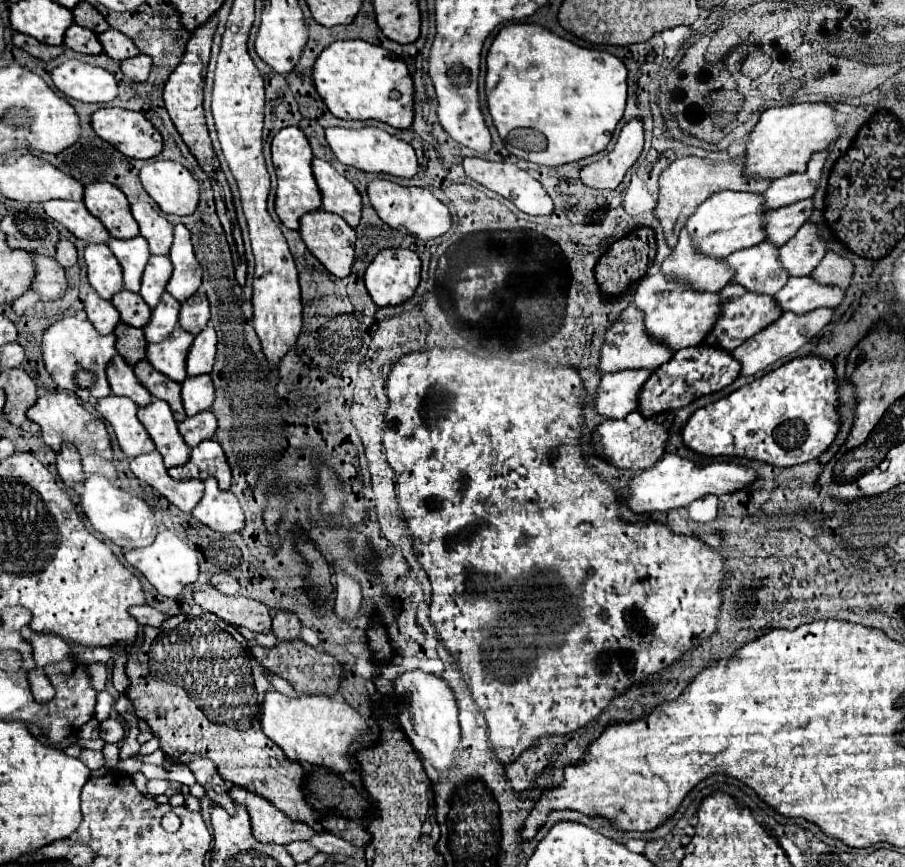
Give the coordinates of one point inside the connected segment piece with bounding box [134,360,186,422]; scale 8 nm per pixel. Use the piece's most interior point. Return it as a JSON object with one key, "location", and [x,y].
{"location":[160,386]}

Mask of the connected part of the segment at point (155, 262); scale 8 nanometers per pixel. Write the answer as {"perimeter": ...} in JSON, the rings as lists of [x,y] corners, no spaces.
{"perimeter":[[[150,256],[144,276],[142,276],[142,290],[140,296],[150,308],[156,308],[166,284],[172,276],[172,262],[168,256]]]}

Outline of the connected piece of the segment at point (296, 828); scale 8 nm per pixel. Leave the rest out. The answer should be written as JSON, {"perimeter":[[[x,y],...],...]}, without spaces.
{"perimeter":[[[234,786],[230,790],[230,796],[234,798],[236,804],[246,806],[252,820],[252,834],[258,842],[286,846],[290,842],[308,840],[310,836],[314,836],[314,830],[308,824],[292,822],[274,804],[270,804],[258,794]]]}

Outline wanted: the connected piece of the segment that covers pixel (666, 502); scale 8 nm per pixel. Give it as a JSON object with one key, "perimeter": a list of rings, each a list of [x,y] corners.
{"perimeter":[[[666,454],[656,466],[642,470],[638,476],[630,480],[630,494],[628,494],[628,506],[634,512],[654,512],[654,510],[670,510],[688,506],[694,500],[700,500],[704,496],[724,496],[738,492],[752,484],[758,478],[756,470],[734,464],[734,462],[694,462],[688,458],[682,458],[678,454]]]}

